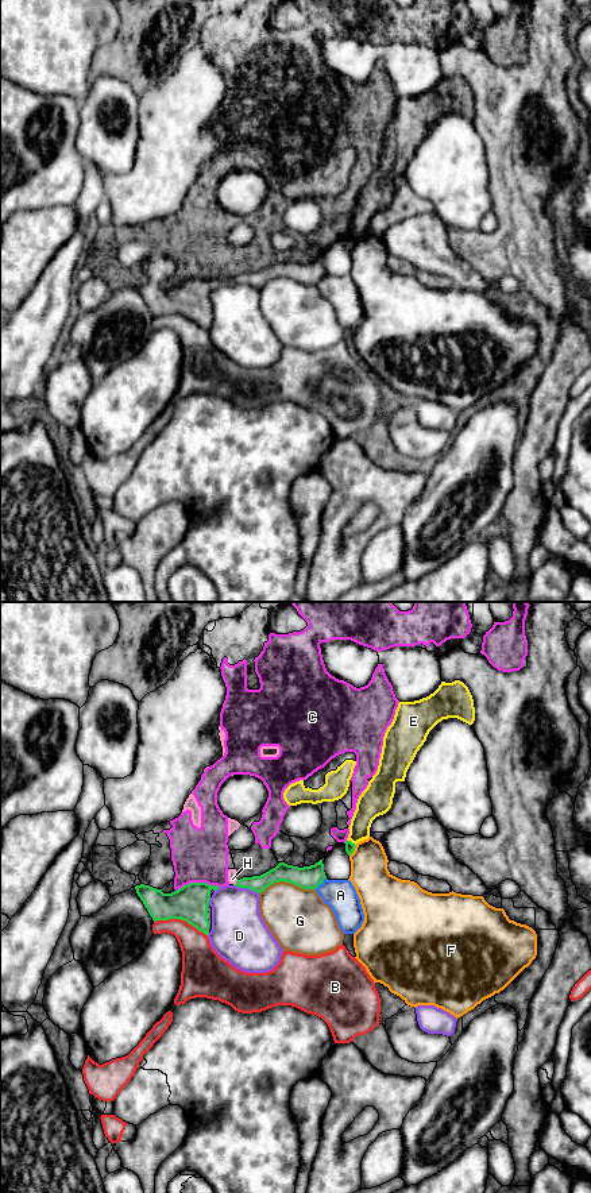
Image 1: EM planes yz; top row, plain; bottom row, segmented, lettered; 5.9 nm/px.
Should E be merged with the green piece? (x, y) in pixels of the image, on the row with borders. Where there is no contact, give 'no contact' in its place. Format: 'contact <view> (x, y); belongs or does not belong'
contact yz (350, 841); does not belong

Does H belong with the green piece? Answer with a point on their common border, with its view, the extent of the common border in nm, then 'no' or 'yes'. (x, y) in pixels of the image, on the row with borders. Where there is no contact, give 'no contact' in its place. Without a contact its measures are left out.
contact yz (236, 883); length 40 nm; no

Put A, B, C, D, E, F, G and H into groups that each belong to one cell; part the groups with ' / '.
A / B / C H / D / E / F / G

